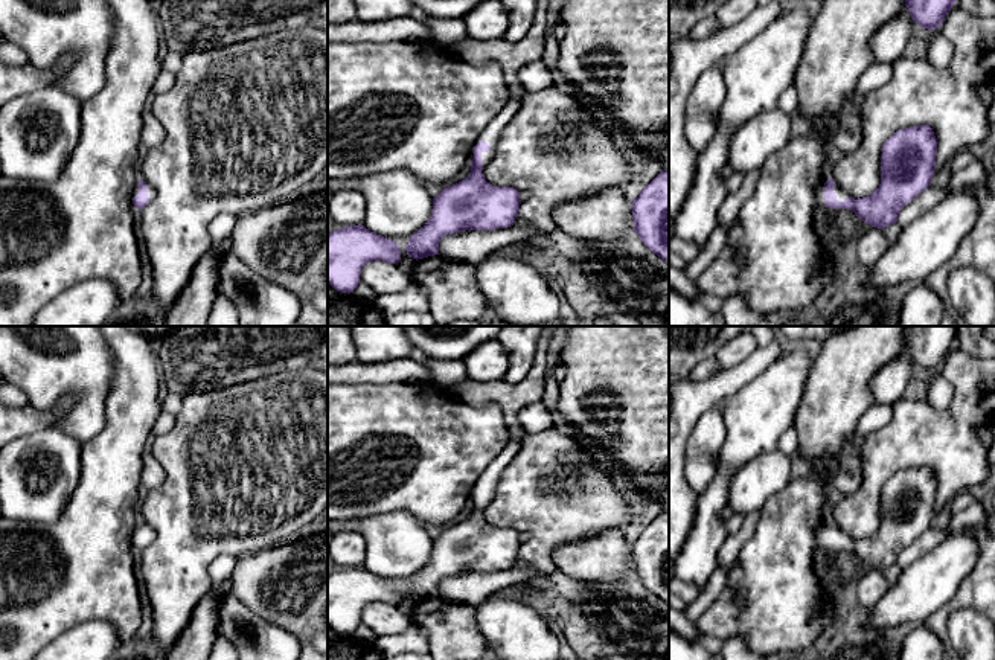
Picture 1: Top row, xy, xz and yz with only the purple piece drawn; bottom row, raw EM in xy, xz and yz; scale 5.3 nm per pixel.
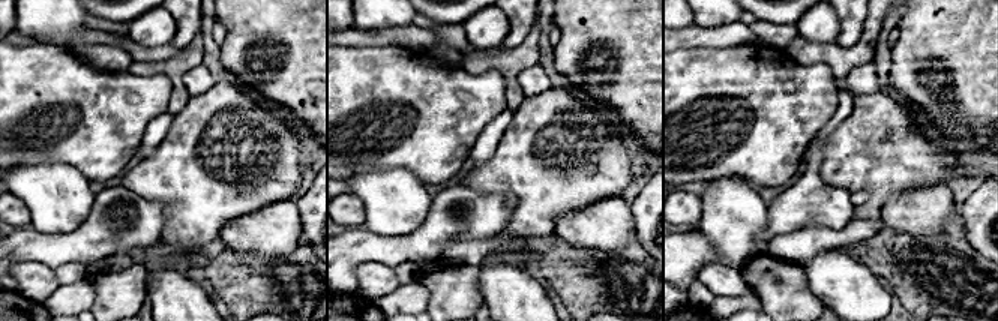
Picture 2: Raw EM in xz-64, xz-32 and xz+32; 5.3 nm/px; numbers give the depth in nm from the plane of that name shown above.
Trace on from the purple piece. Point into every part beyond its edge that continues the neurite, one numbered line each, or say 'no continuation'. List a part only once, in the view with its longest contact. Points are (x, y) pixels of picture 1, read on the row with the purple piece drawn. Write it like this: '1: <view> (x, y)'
1: xz (491, 134)

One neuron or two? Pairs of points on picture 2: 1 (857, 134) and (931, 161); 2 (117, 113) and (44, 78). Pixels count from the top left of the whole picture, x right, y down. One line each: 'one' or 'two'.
1: one
2: one

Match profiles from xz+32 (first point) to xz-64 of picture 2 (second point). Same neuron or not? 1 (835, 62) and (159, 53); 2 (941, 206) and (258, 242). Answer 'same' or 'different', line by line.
1: different
2: same

